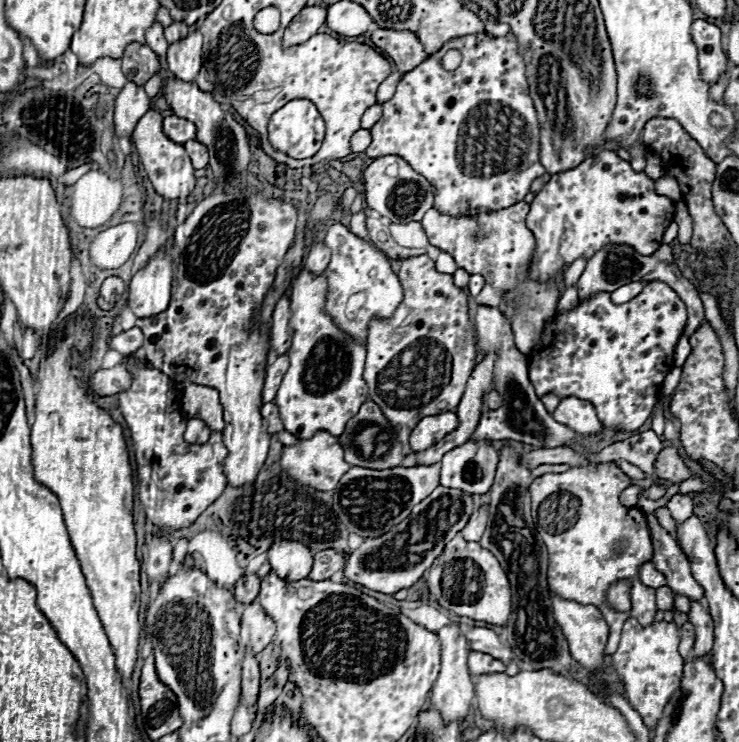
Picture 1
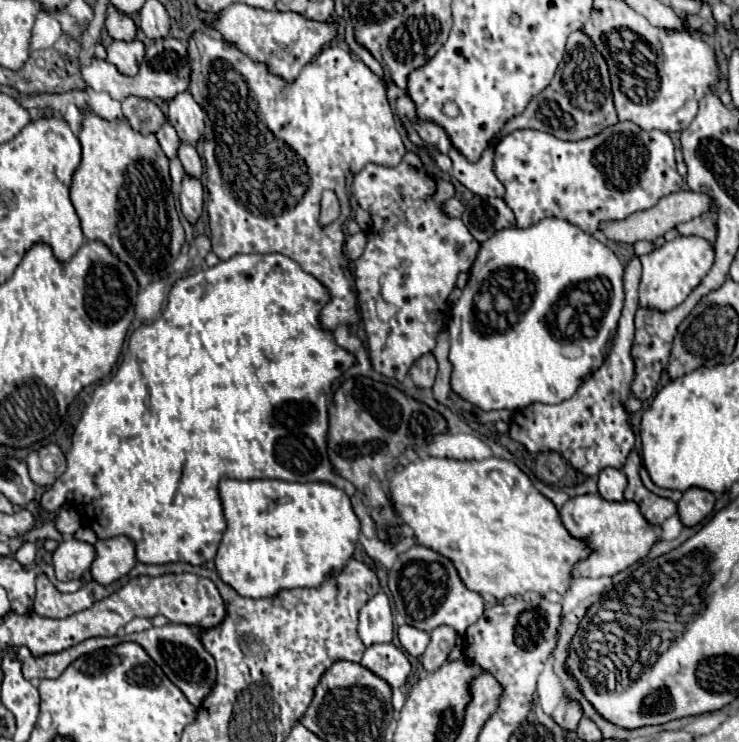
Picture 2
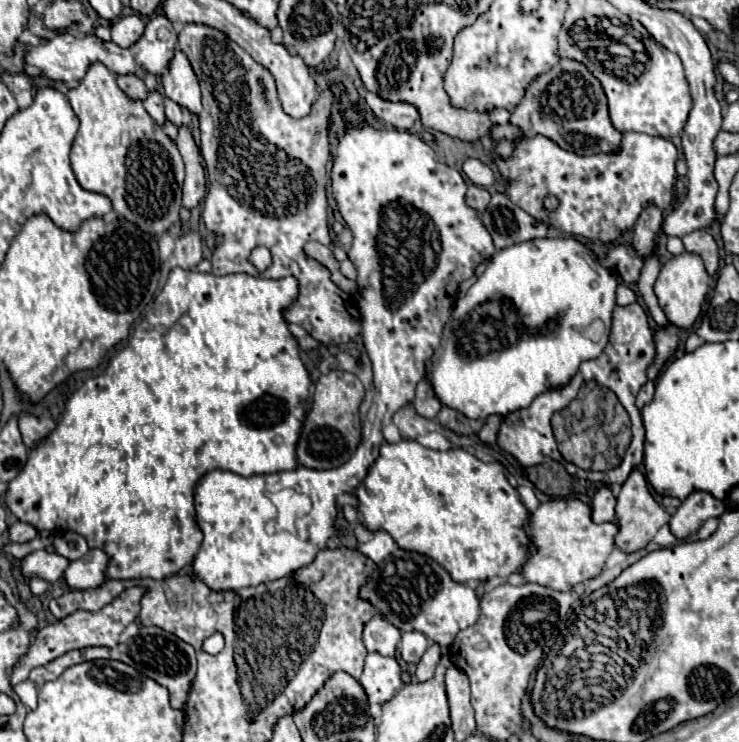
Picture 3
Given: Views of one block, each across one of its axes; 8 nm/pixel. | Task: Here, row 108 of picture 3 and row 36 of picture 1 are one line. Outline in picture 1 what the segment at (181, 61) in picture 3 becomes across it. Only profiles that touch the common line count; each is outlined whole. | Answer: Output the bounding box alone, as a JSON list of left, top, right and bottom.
[168,30,202,82]

